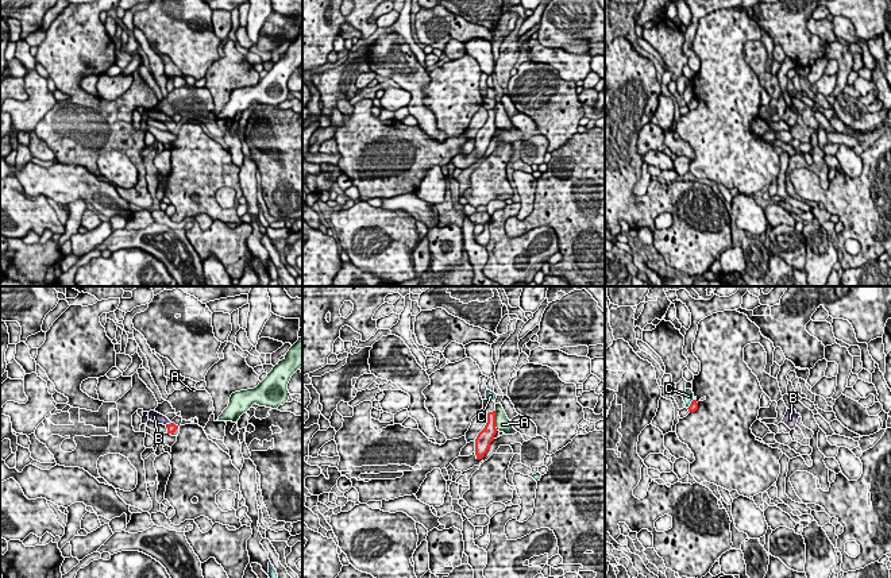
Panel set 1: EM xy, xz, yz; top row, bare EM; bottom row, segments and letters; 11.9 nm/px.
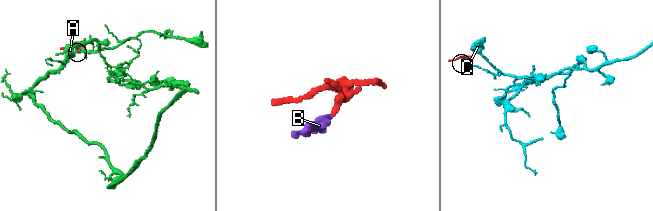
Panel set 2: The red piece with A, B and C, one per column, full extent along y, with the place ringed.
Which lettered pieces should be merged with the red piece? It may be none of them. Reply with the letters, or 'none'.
B

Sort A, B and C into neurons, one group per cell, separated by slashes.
A / B / C

